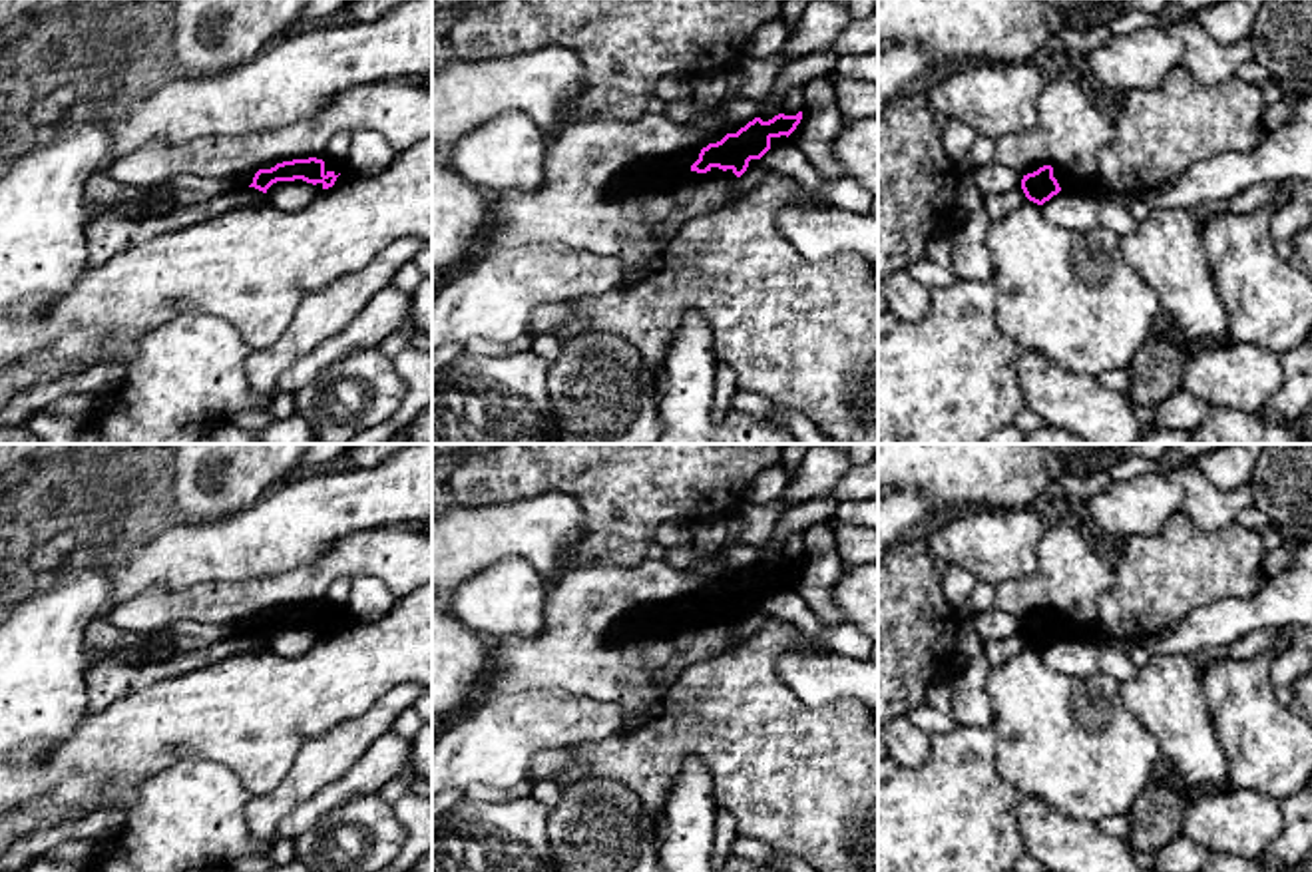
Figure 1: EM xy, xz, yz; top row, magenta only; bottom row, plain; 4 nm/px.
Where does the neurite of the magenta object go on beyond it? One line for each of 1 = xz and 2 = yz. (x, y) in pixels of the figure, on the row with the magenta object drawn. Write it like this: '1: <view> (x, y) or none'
1: xz (659, 174)
2: yz (1066, 180)

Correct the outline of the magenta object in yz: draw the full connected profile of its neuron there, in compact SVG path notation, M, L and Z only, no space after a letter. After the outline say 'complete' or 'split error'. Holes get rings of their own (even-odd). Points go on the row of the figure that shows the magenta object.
M1049 161L1035 163L1029 173L1023 175L1021 189L1029 201L1043 205L1061 189L1095 195L1103 189L1103 185L1099 175L1091 179L1081 179L1057 165L1055 161Z | split error

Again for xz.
M802 111L796 115L778 113L768 121L755 117L737 133L727 133L721 141L709 143L699 153L637 163L621 175L617 193L669 191L681 183L705 179L713 167L731 169L741 177L751 159L761 159L770 149L772 137L788 137L800 119Z | split error

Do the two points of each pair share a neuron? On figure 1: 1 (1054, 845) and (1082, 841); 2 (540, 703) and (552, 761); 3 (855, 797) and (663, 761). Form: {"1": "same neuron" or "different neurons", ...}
{"1": "same neuron", "2": "different neurons", "3": "same neuron"}

